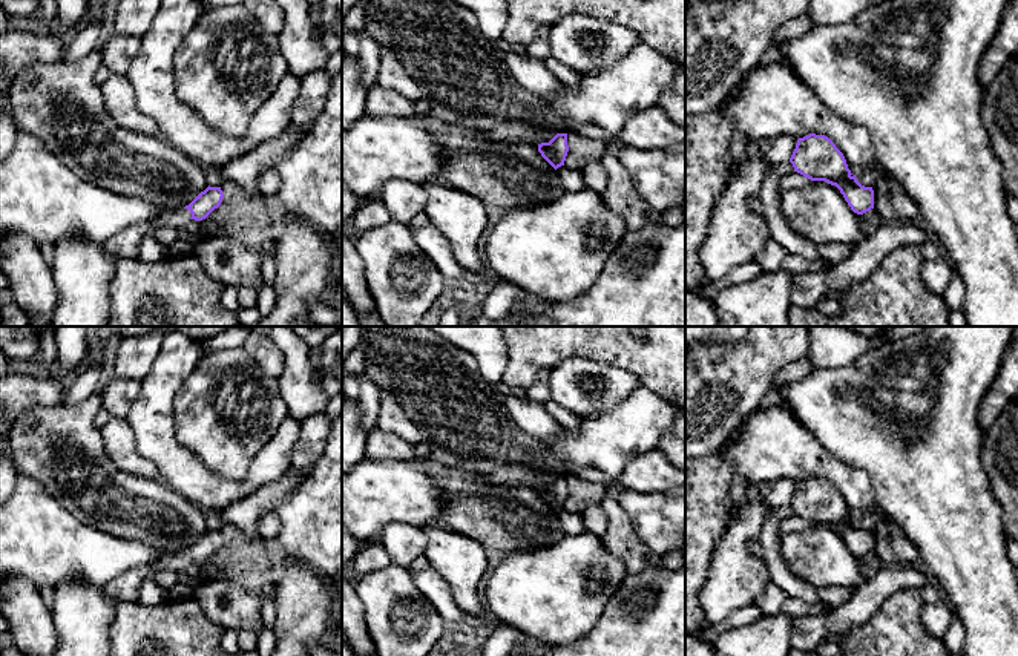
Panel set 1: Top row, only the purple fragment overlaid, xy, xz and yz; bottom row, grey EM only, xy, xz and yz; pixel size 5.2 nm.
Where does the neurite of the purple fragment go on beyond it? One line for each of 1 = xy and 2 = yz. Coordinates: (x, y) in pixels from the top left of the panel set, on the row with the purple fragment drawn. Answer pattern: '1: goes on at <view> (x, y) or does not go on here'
1: goes on at xy (178, 218)
2: does not go on here

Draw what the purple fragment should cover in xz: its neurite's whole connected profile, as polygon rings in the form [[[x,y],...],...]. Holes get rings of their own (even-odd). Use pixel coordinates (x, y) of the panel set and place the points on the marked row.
[[[557,133],[549,143],[538,144],[538,152],[555,170],[564,166],[569,152],[567,133]]]

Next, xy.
[[[207,187],[189,205],[178,210],[164,210],[163,219],[173,228],[182,228],[190,219],[202,221],[222,202],[221,187]]]

